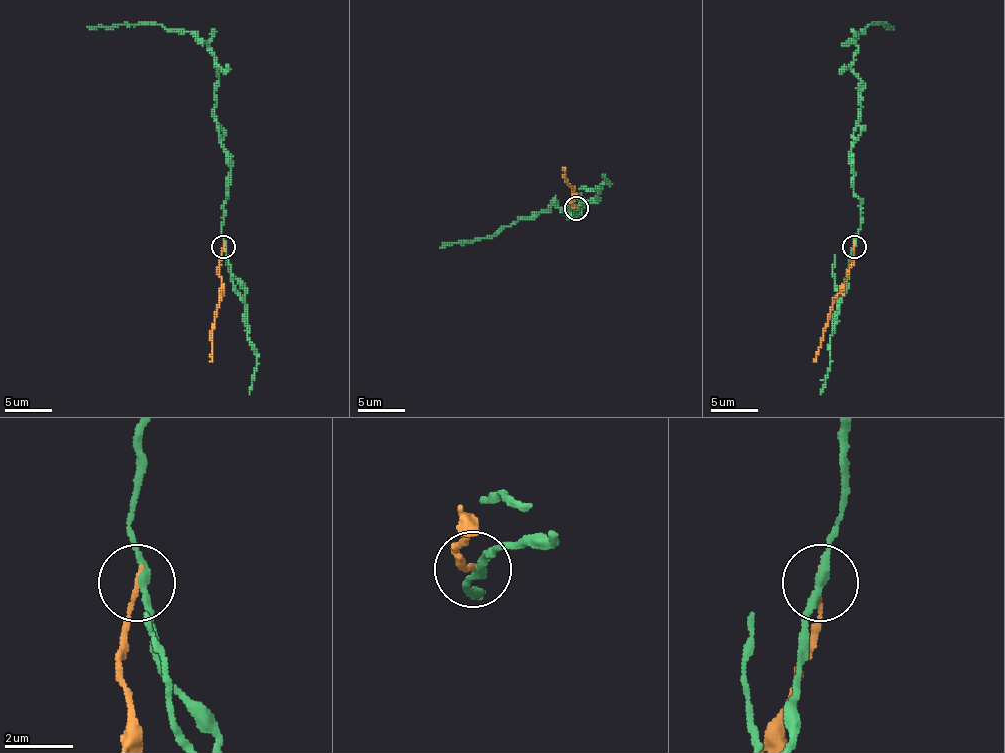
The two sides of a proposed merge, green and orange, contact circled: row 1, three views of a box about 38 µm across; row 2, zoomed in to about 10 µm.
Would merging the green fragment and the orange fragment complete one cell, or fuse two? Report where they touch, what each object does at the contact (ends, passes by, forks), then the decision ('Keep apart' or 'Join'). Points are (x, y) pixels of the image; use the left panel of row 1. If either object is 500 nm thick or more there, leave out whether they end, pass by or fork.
Place: (223, 246). At the ring green passes by. At the ring orange ends. Keep apart

